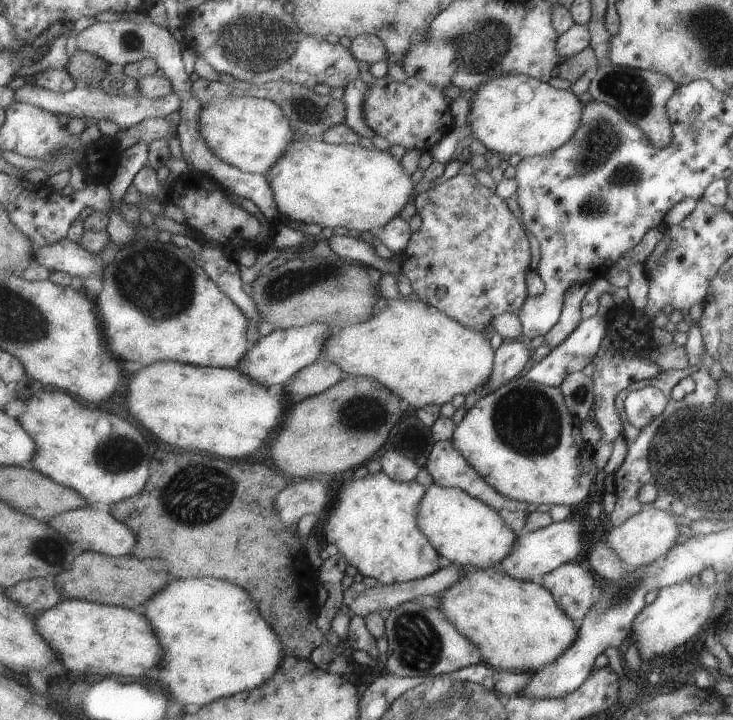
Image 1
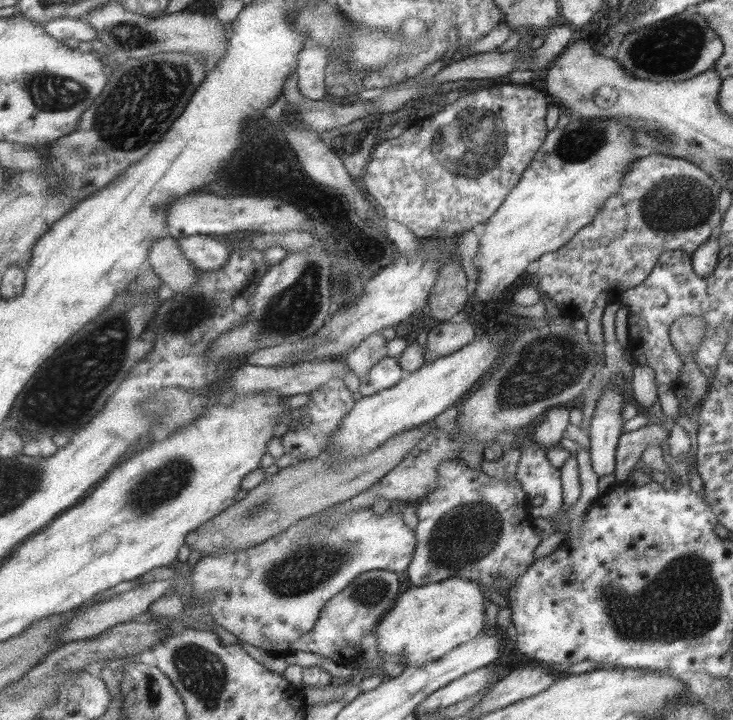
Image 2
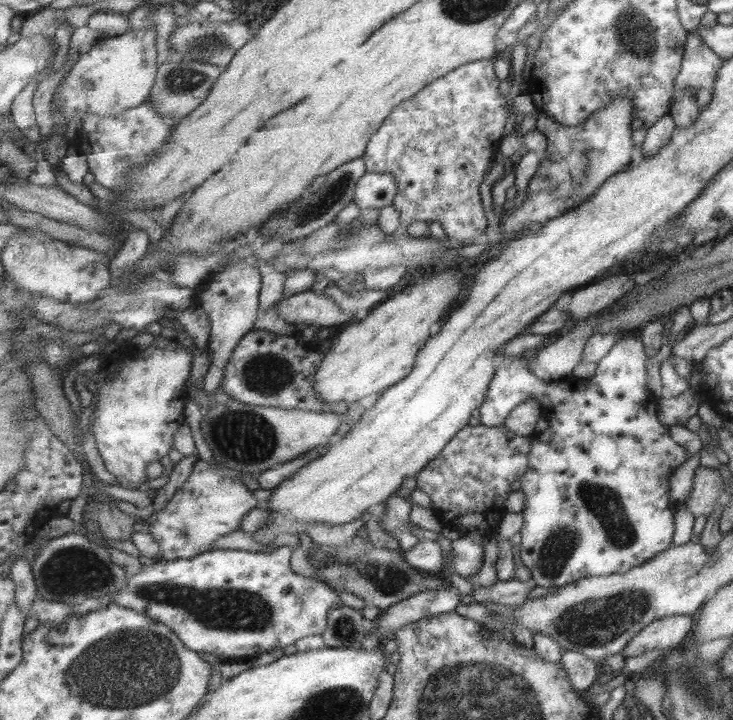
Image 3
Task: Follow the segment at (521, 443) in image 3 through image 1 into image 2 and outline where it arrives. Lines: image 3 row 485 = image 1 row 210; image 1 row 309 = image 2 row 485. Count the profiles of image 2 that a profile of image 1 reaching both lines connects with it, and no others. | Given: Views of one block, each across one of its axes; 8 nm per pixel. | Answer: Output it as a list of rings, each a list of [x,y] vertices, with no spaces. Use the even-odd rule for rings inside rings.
[[[445,460],[438,464],[436,486],[414,506],[418,520],[414,530],[417,547],[406,568],[411,584],[423,586],[450,579],[451,576],[459,576],[477,582],[477,585],[485,590],[485,598],[489,598],[491,588],[497,580],[498,592],[504,596],[507,588],[535,560],[533,550],[542,540],[533,530],[533,517],[528,515],[526,504],[523,490],[515,479],[509,482],[494,480],[482,471],[470,470],[466,463],[460,460]]]

